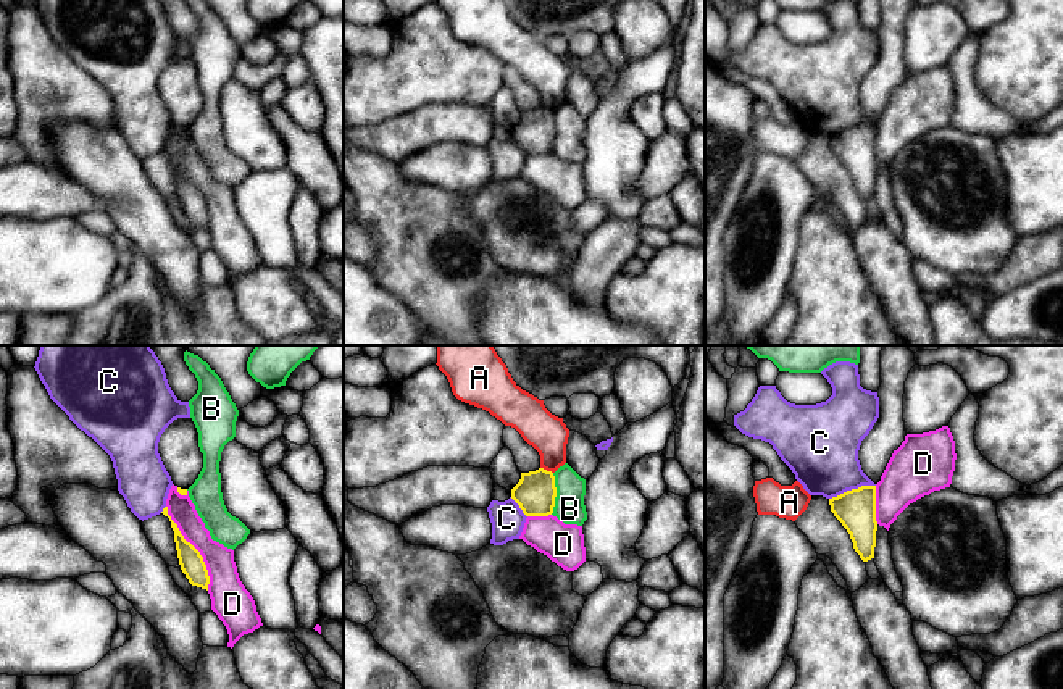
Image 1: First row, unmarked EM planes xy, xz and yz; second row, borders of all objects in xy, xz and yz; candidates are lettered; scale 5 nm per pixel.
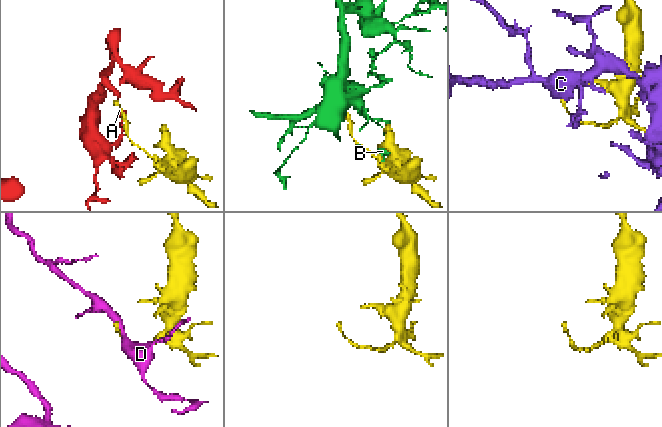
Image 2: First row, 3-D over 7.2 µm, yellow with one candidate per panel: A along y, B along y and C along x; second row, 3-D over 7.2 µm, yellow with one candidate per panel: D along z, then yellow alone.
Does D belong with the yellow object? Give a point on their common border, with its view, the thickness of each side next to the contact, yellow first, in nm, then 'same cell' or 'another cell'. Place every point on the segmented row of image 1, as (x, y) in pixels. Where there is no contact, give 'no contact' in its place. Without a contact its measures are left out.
xy (194, 547) | 120/160 nm | another cell

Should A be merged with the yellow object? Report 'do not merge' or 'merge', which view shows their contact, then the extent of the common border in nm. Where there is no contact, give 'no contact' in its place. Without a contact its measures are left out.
do not merge | xz | 70 nm

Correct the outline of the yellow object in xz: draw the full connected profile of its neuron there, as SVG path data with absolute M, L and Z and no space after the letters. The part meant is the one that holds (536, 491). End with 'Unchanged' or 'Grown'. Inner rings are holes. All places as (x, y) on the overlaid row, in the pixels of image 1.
M544 468L521 473L519 482L511 489L511 499L519 505L526 516L552 515L555 497L555 476Z. Unchanged

